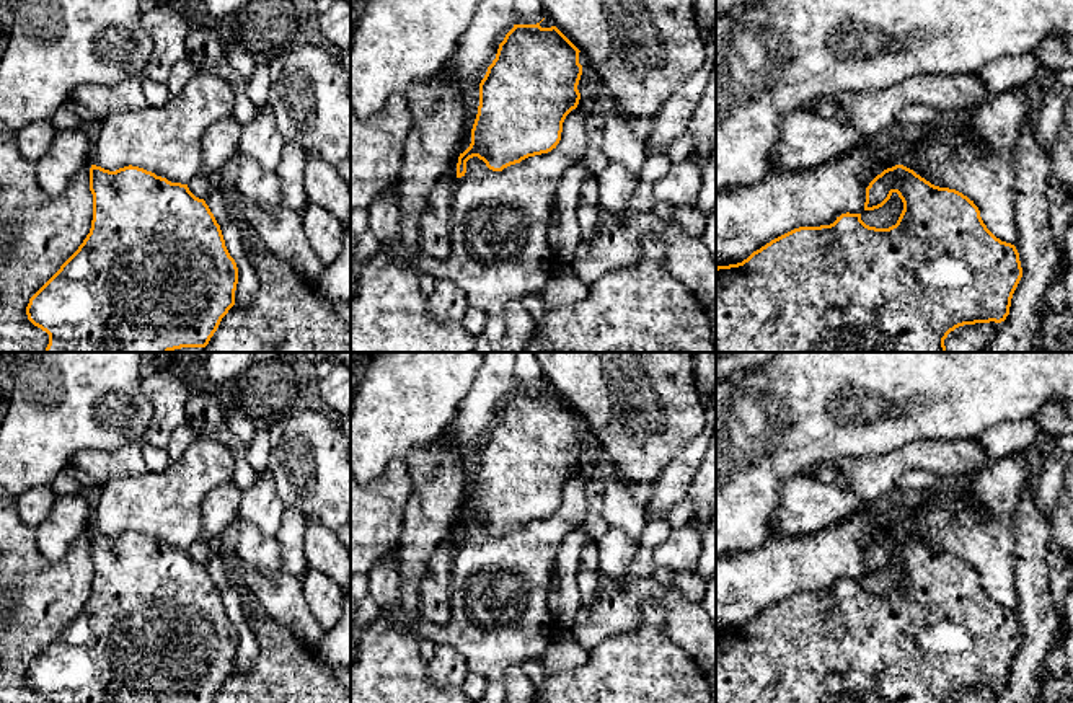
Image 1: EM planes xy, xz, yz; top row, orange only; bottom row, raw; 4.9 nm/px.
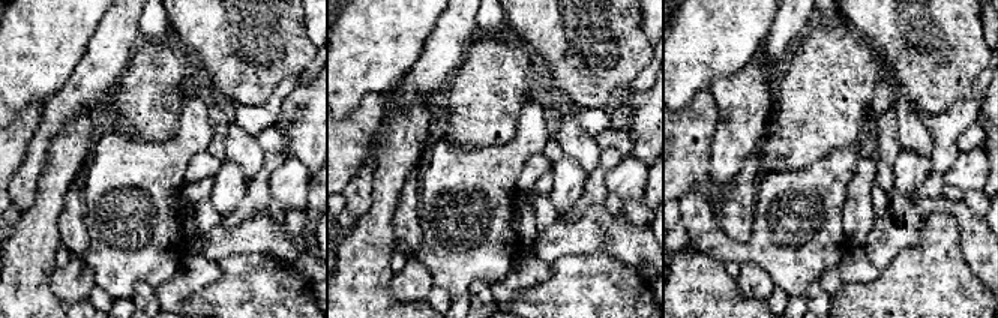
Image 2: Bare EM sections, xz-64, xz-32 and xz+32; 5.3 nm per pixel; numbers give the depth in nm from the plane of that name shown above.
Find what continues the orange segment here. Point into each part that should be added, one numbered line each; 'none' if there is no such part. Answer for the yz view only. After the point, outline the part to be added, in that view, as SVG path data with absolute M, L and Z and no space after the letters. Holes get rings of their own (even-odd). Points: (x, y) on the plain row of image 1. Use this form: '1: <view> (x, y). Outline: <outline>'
none

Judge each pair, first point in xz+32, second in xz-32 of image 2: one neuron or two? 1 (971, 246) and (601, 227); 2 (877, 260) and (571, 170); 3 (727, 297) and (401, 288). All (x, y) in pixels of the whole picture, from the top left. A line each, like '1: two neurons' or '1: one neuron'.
1: one neuron
2: two neurons
3: two neurons

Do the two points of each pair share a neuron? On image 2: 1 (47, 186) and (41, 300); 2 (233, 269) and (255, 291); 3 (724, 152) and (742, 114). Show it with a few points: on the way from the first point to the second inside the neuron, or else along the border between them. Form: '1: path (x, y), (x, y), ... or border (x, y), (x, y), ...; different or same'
1: path (44, 215), (38, 225), (38, 272); same
2: path (239, 275), (249, 285); same
3: path (733, 143), (742, 129), (742, 123); same

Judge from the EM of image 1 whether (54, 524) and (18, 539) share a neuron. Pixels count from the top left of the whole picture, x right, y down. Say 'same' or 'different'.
different

